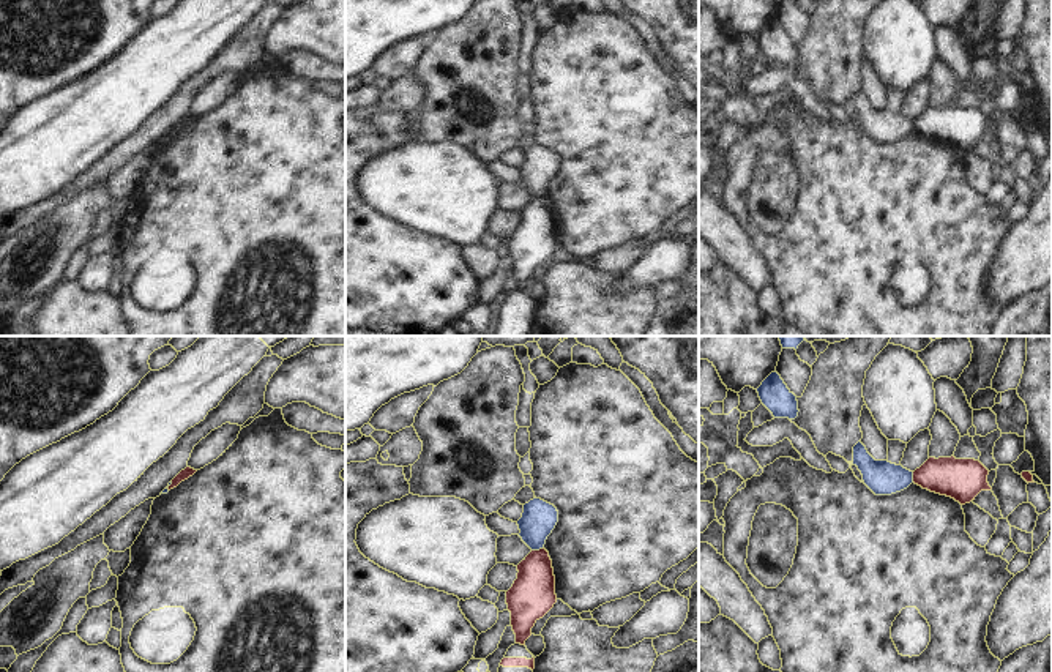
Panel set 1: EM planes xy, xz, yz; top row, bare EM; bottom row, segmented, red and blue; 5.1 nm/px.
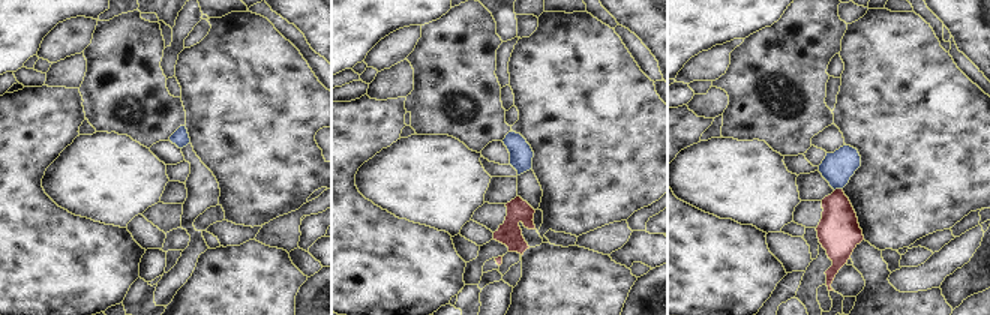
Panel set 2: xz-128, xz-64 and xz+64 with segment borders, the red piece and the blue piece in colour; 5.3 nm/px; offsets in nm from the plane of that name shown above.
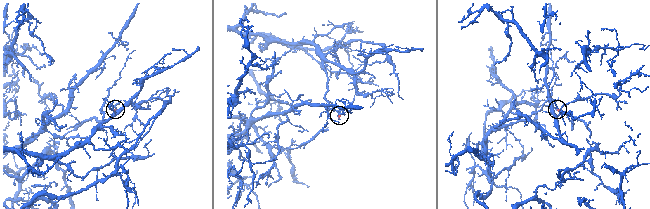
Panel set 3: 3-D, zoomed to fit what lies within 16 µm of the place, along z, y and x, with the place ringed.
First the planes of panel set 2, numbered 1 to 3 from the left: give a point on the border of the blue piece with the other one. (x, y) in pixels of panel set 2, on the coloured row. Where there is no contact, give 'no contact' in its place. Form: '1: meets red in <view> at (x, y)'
1: no contact
2: no contact
3: meets red in xz+64 at (837, 189)

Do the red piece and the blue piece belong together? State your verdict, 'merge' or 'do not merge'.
do not merge

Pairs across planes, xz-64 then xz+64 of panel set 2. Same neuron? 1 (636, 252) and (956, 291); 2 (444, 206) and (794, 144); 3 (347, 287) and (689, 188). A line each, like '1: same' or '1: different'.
1: different
2: different
3: different

